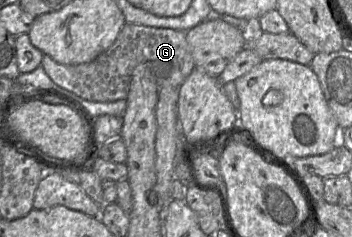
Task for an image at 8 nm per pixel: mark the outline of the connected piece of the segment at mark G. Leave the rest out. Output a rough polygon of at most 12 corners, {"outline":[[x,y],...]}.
{"outline":[[126,22],[91,62],[41,62],[90,102],[125,100],[138,64],[158,89],[195,68],[186,32]]}

